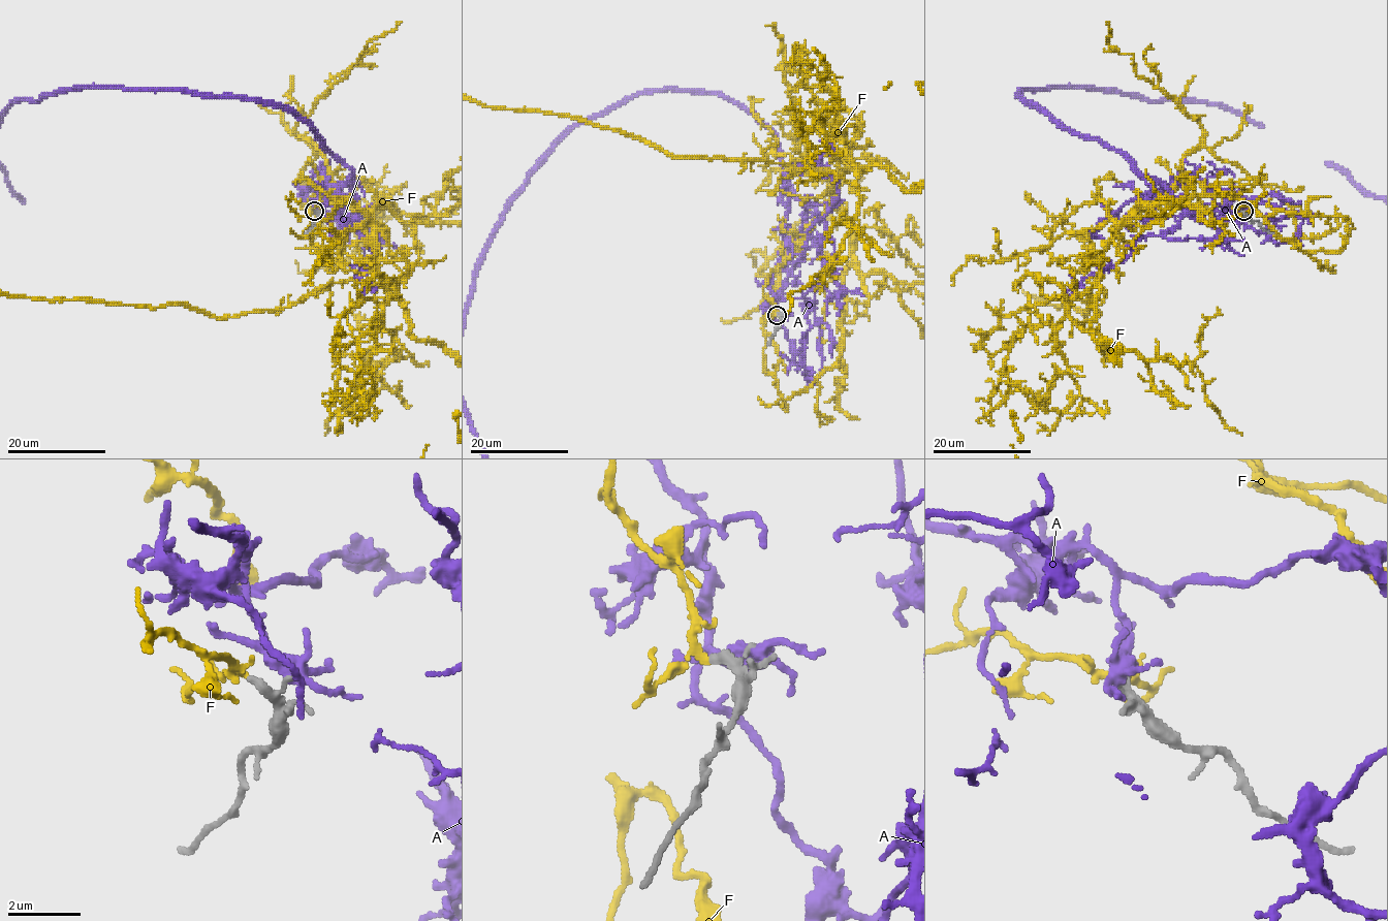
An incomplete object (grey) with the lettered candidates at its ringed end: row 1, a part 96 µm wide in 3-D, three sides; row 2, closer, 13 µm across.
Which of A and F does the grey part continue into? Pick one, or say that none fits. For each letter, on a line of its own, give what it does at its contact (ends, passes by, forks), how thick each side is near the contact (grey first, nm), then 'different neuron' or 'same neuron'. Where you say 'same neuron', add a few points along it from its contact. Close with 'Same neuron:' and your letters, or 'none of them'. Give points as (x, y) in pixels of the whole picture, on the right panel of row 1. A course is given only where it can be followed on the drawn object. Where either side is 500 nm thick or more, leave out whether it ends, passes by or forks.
A: it forks there; 130 nm thick on the grey side, 380 nm on the other; different neuron
F: it forks there; 200 nm thick on the grey side, 140 nm on the other; same neuron; it runs (1243, 210), (1207, 208), (1179, 182), (1140, 208), (1106, 245), (1084, 316), (1013, 285), (1005, 263), (1029, 232)
Same neuron: F

